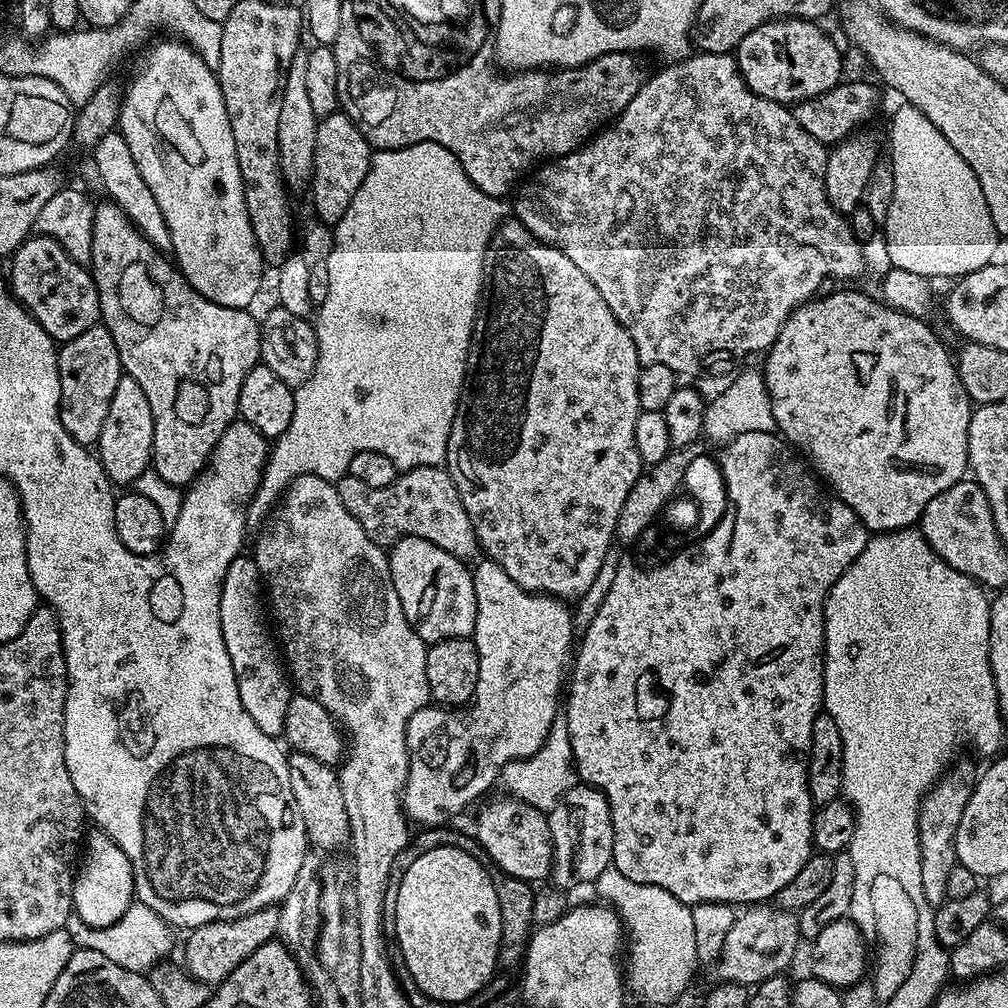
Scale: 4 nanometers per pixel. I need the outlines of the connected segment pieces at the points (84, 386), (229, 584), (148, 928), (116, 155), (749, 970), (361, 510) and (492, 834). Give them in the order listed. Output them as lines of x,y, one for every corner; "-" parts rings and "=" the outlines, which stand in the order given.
97,322
90,330
82,330
78,338
63,341
59,345
56,361
60,375
62,426
66,426
66,434
70,434
74,442
95,445
102,434
102,422
106,422
106,413
110,410
110,398
114,398
114,389
122,375
118,346
114,346
110,330
=
241,554
234,558
234,562
230,562
230,568
226,570
226,578
222,582
220,617
226,654
230,654
230,666
234,666
238,698
242,698
246,714
254,718
254,726
258,726
262,734
279,737
284,730
286,706
290,706
294,688
286,675
285,665
279,656
269,621
266,619
260,571
251,555
=
133,902
126,910
126,914
118,918
118,922
105,928
91,928
86,922
82,922
82,918
73,915
68,920
67,929
76,948
98,950
98,954
110,958
110,962
141,974
155,968
167,957
164,955
171,950
172,935
174,935
173,929
165,920
154,914
154,910
139,902
=
120,131
105,132
104,137
91,149
92,164
96,167
96,176
102,187
108,191
107,199
119,206
130,218
147,240
161,250
171,249
170,230
166,226
166,218
162,218
162,209
158,206
154,194
150,194
150,186
146,186
146,178
142,178
142,170
134,162
134,154
130,154
130,146
126,146
126,138
=
768,902
745,907
730,926
730,934
726,934
724,949
715,965
720,975
717,977
733,984
758,985
772,976
787,973
799,944
802,944
800,922
791,911
=
443,467
400,472
390,486
366,486
366,482
358,482
358,478
350,475
340,477
335,485
342,506
350,510
358,526
376,544
391,546
407,536
426,538
465,562
471,561
471,556
478,552
474,528
462,506
462,498
458,498
452,475
=
513,798
492,800
476,816
474,835
486,850
488,860
506,874
529,882
547,881
552,871
552,838
548,817
543,811

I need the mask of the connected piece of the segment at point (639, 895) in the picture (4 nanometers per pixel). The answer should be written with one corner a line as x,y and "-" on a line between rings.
615,866
598,875
594,889
603,903
616,909
627,943
632,943
626,948
627,991
648,1004
674,1003
687,990
698,967
692,908
662,886
630,882

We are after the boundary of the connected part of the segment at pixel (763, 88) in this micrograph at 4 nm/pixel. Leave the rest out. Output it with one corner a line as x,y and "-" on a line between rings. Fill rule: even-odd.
786,16
750,30
734,49
736,65
740,67
748,89
776,104
791,106
841,83
840,52
820,26
814,20

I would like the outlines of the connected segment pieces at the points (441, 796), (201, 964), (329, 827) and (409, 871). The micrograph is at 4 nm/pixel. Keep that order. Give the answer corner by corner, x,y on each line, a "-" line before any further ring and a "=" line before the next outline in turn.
487,558
481,559
481,564
477,568
471,569
472,581
474,582
474,598
476,599
476,625
472,631
472,636
476,641
478,650
478,686
476,695
472,697
467,706
459,710
453,710
448,706
429,706
418,710
410,718
406,726
406,750
408,751
408,777
404,783
402,793
402,807
411,823
416,826
444,826
455,818
459,812
467,810
468,806
475,802
492,783
496,784
500,779
500,772
510,762
526,759
533,755
546,742
547,735
550,734
550,726
557,720
559,710
562,708
562,689
566,684
566,669
570,664
570,653
574,648
574,612
565,601
557,600
555,596
545,596
539,592
527,592
502,566
498,566
494,561
=
273,906
263,908
254,914
246,914
237,920
219,920
218,922
210,922
206,926
198,926
191,929
187,933
188,941
184,944
184,960
183,967
188,975
193,976
195,980
209,986
215,986
220,981
225,980
230,972
233,972
250,954
254,954
254,950
261,948
263,944
269,943
277,935
280,927
280,910
279,907
=
294,751
288,752
288,769
290,790
294,793
294,802
298,802
298,814
302,814
309,845
313,849
321,848
324,854
331,853
328,852
331,848
347,849
352,835
337,769
331,764
318,762
318,758
310,758
310,754
=
442,846
441,848
435,848
434,850
426,850
426,854
421,854
420,857
414,858
414,862
410,862
410,866
406,866
406,870
399,873
398,880
400,880
400,885
395,885
394,888
394,900
396,896
396,940
394,936
394,944
400,947
400,956
404,961
402,961
403,967
410,970
410,975
414,977
414,982
418,986
418,990
422,990
422,994
426,994
430,998
439,1000
441,1005
450,1006
454,1002
462,1002
466,998
470,998
474,994
478,994
482,989
488,987
489,980
493,976
497,975
498,972
498,961
500,958
500,939
502,938
502,910
498,910
498,894
494,894
494,882
490,882
490,874
488,873
487,867
478,858
474,858
470,854
466,854
466,850
461,848
455,848
454,846

